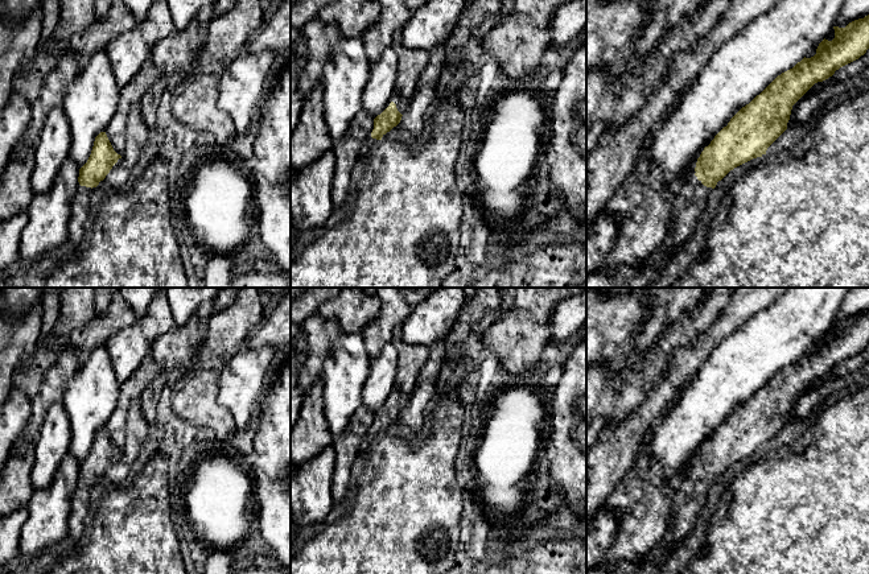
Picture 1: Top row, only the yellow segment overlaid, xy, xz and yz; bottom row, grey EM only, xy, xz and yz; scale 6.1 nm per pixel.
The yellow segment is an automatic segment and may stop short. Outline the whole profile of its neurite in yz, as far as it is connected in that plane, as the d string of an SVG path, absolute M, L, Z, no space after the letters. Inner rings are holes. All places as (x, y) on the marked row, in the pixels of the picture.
M869 15L849 22L845 28L833 26L833 29L835 38L832 41L824 38L814 57L804 57L792 69L778 75L759 95L742 107L704 148L696 162L696 173L681 183L679 194L672 201L668 240L662 245L667 260L679 253L692 236L717 182L734 168L766 154L767 148L787 129L792 106L815 83L828 79L836 70L858 59L869 49Z

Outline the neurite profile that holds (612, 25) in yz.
M586 0L586 77L594 67L598 67L598 66L605 67L614 79L617 79L619 75L625 73L633 57L634 41L642 34L644 29L648 4L650 4L648 0Z

